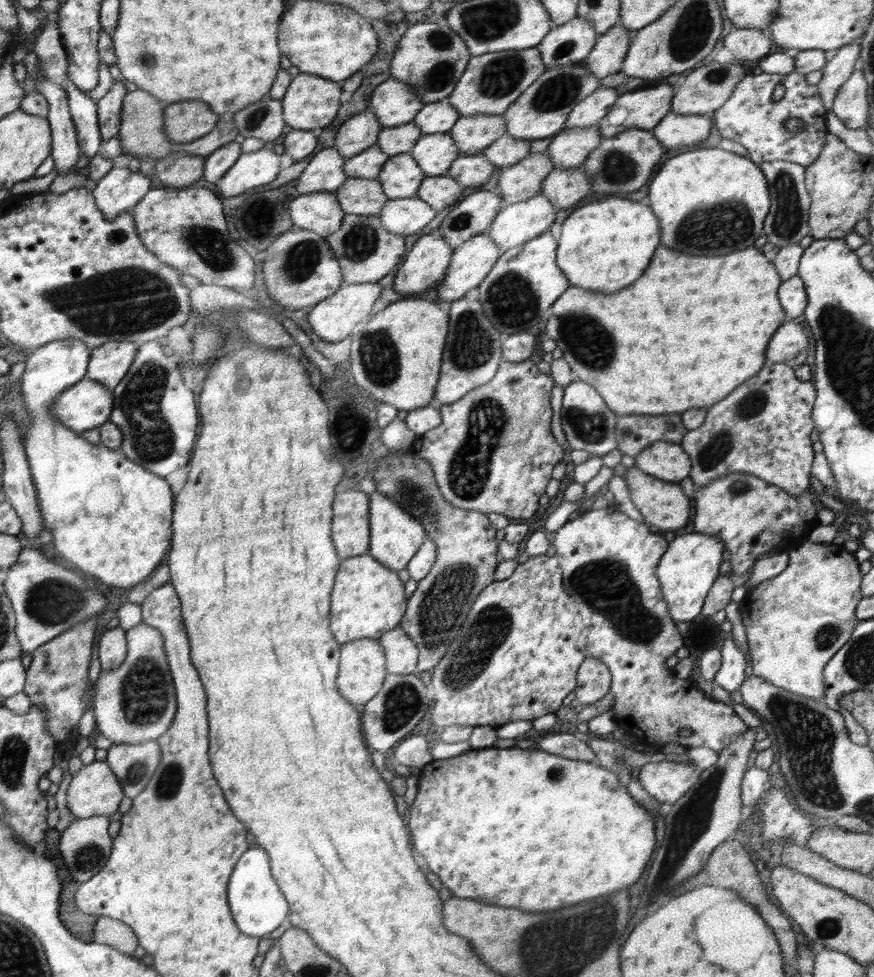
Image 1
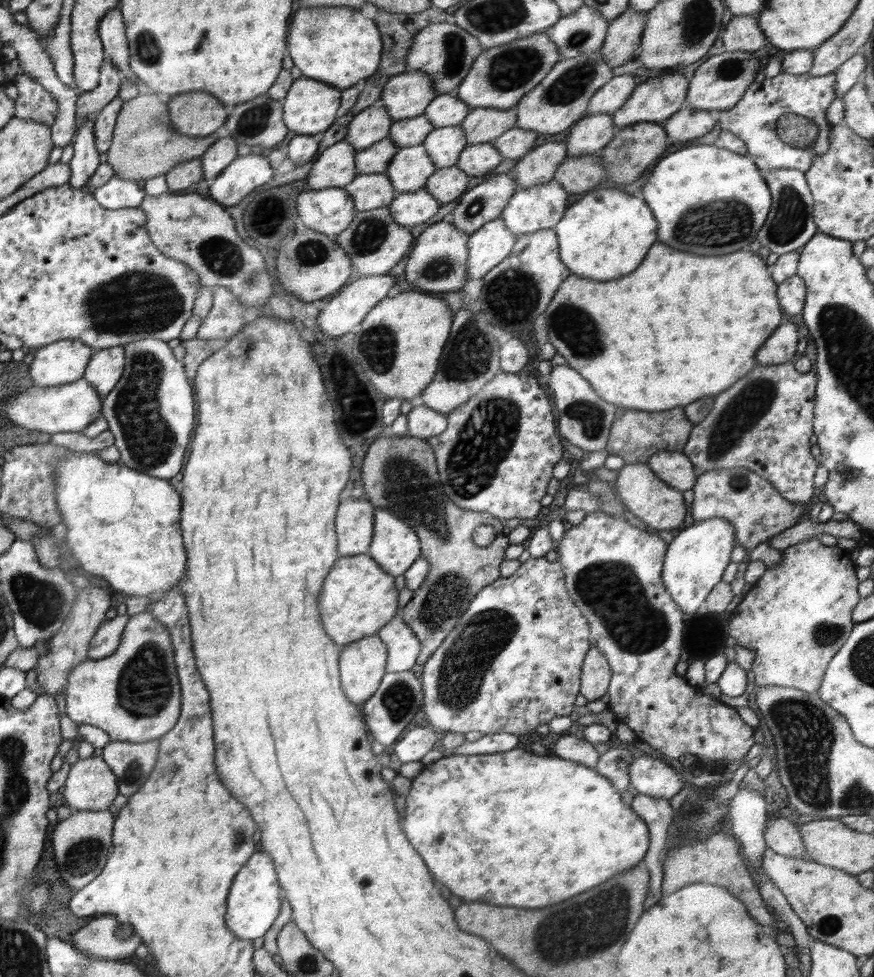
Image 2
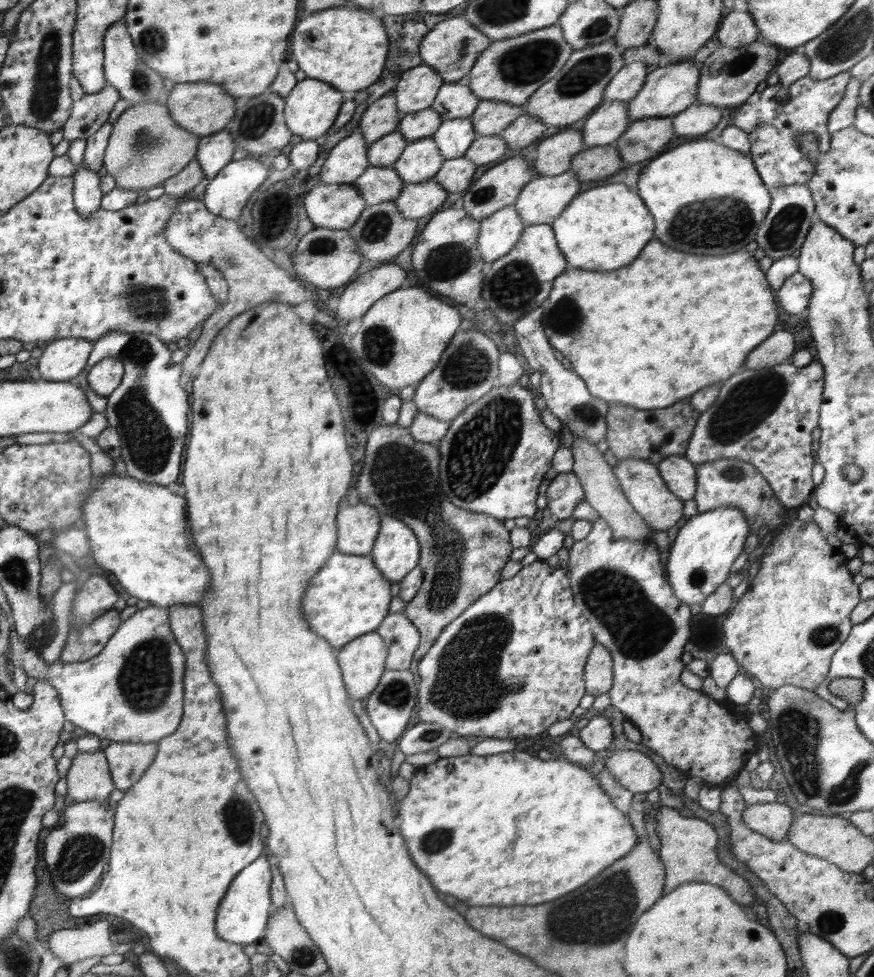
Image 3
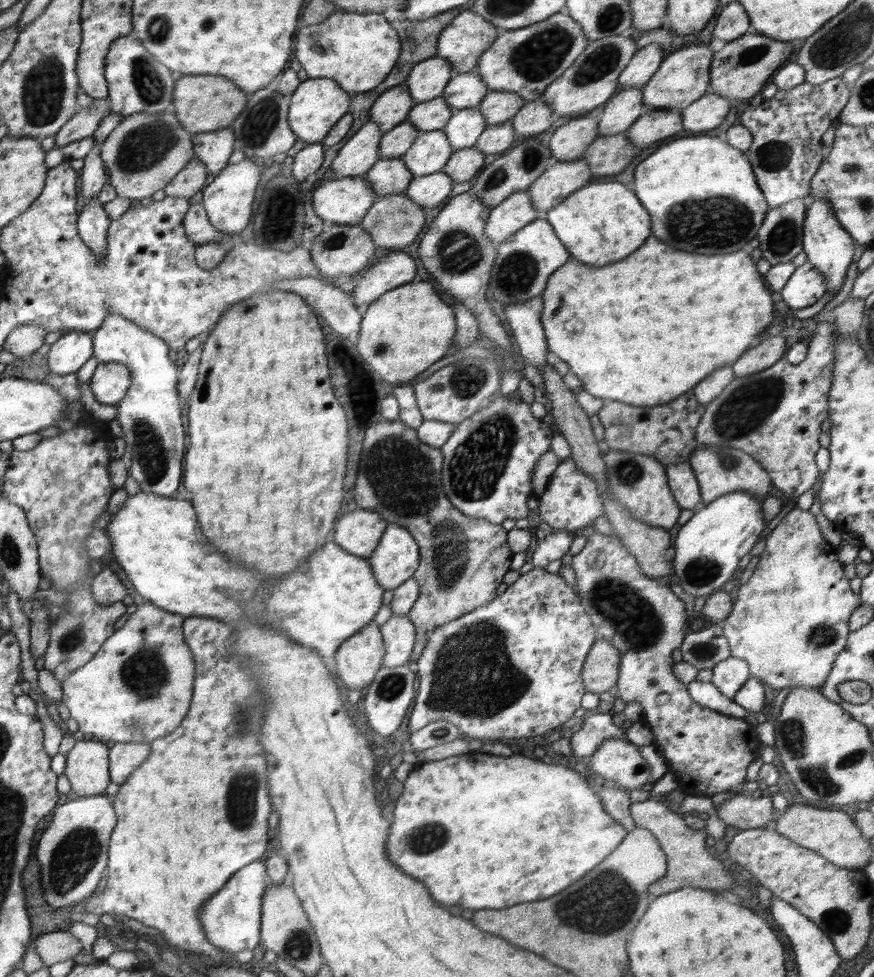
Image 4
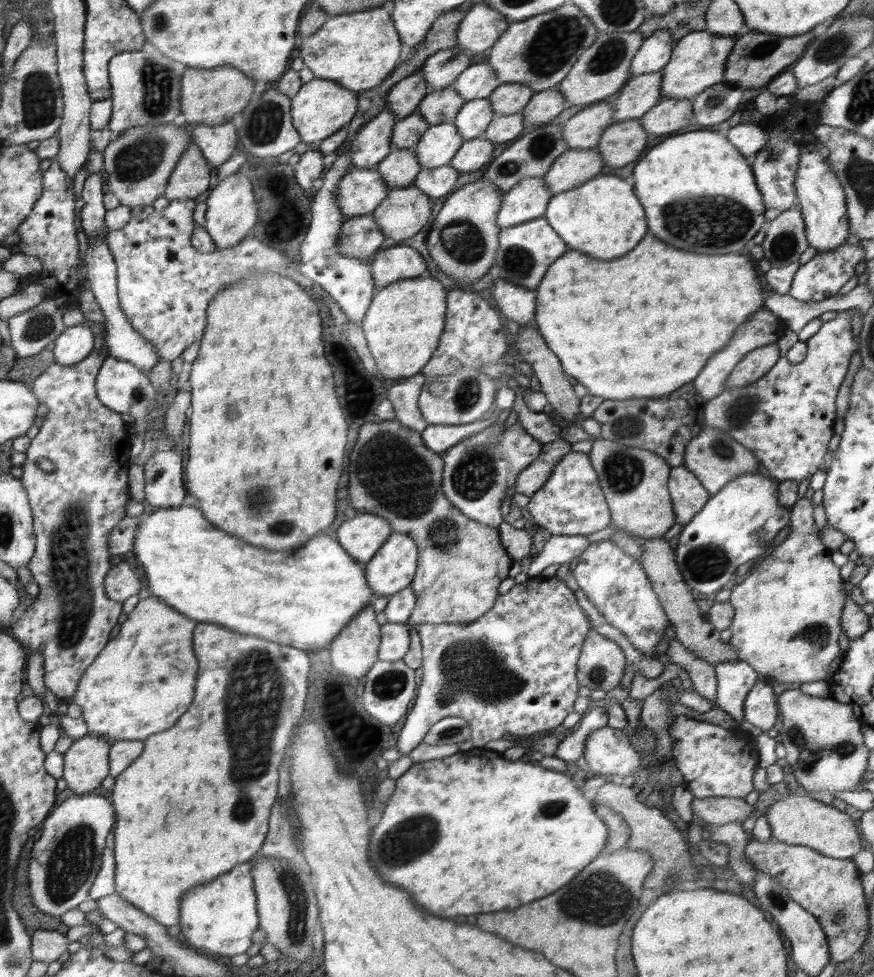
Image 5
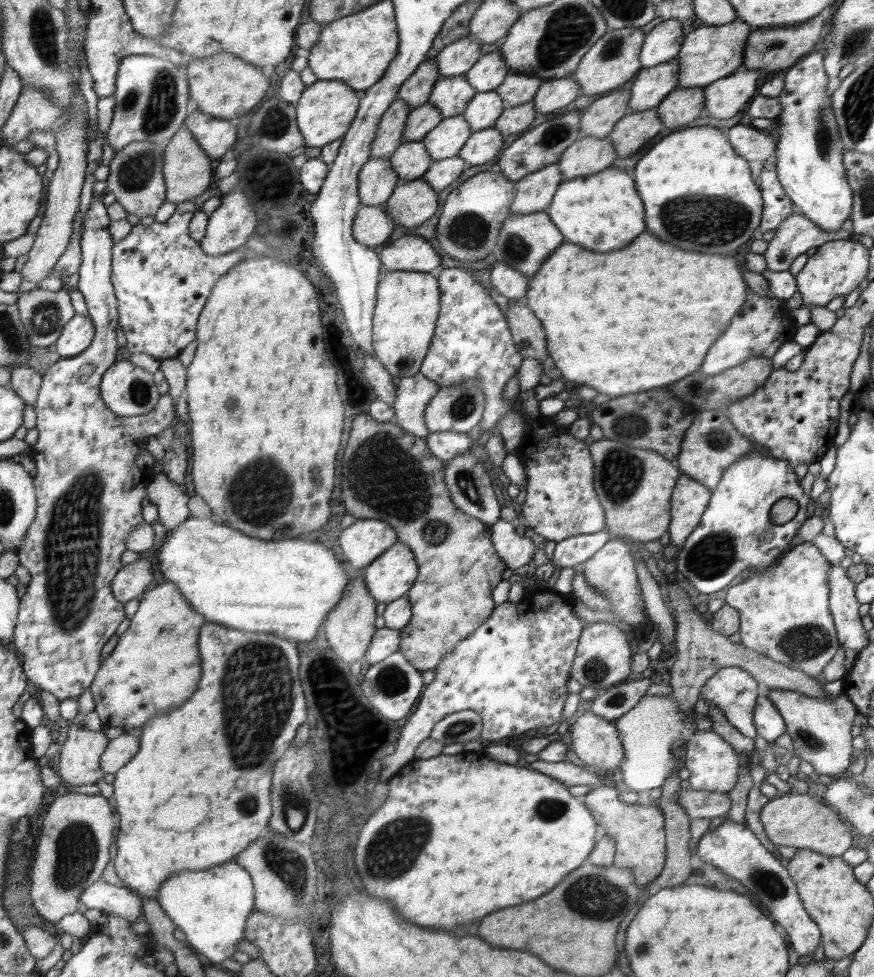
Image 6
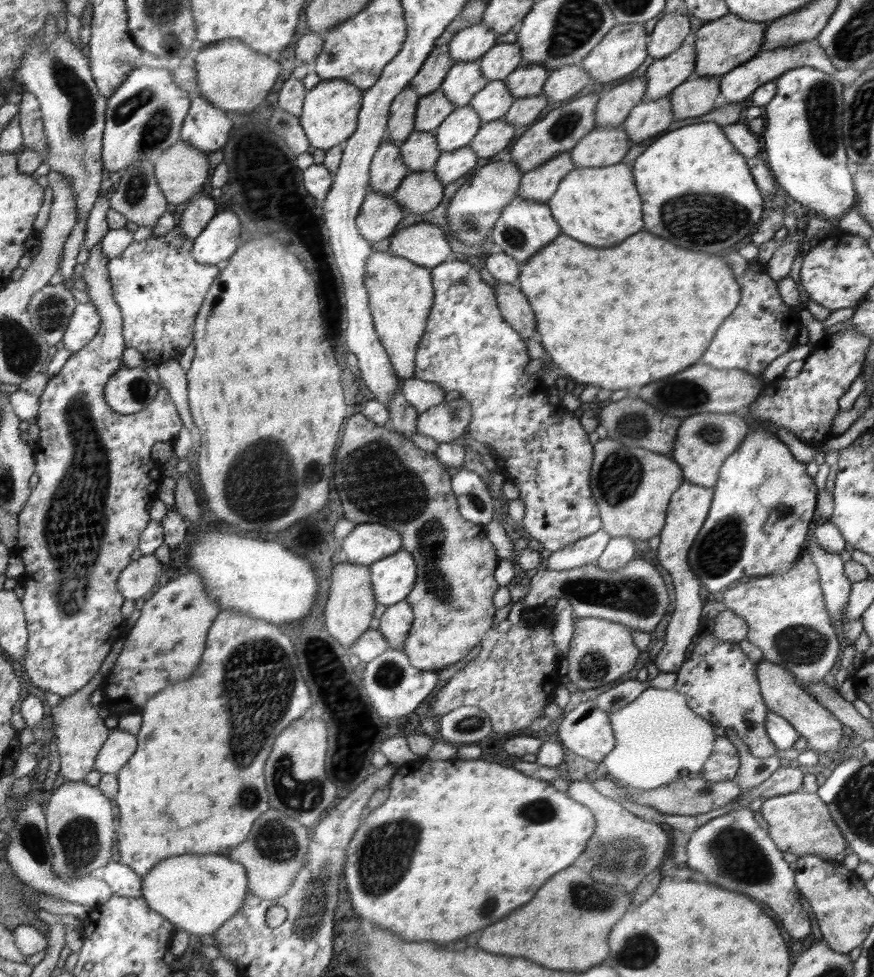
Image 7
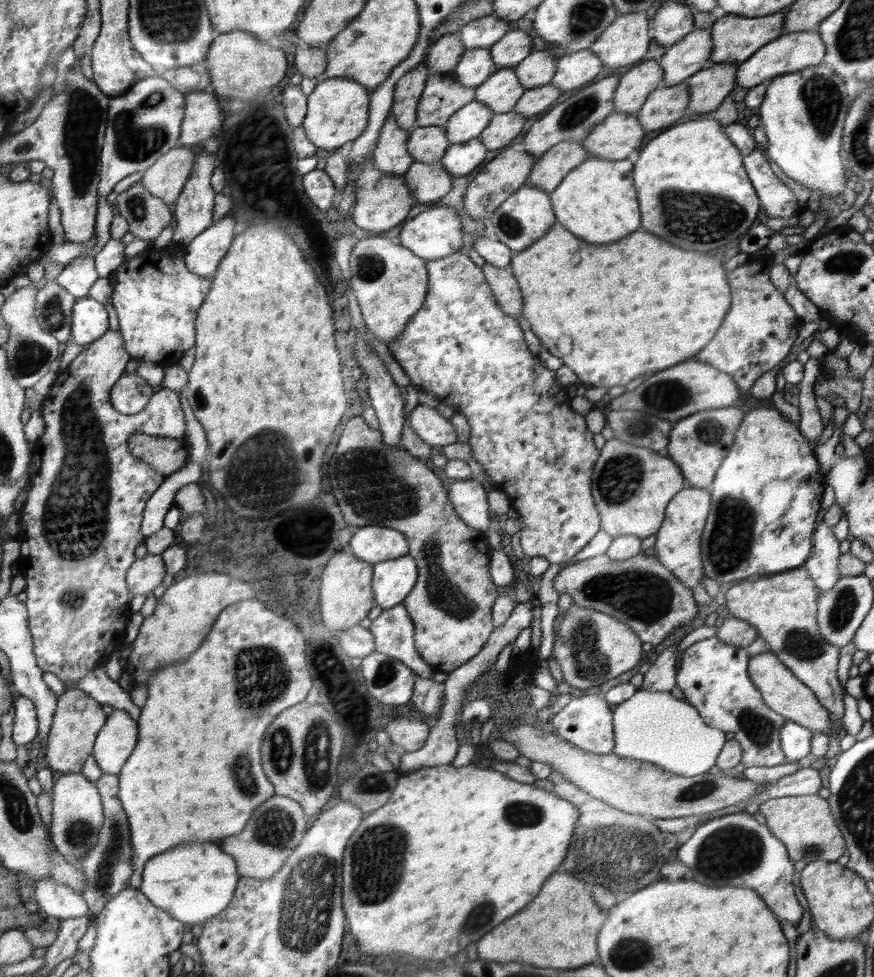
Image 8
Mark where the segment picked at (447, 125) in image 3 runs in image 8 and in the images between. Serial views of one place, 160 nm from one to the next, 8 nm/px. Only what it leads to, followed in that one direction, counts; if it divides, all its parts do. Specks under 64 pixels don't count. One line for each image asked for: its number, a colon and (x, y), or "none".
4: (463, 129)
5: (472, 120)
6: (483, 110)
7: (492, 102)
8: (501, 92)

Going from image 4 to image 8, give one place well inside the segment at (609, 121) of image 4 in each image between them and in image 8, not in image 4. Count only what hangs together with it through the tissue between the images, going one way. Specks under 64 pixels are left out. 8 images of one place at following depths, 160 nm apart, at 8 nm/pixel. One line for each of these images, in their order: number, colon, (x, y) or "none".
5: (640, 94)
6: (651, 86)
7: (665, 74)
8: (691, 54)

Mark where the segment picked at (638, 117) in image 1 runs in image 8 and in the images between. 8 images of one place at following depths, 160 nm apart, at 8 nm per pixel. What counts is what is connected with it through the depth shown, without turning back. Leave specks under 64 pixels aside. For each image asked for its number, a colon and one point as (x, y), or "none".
2: (656, 100)
3: (667, 91)
4: (684, 76)
5: (698, 60)
6: (709, 53)
7: (721, 45)
8: (735, 38)

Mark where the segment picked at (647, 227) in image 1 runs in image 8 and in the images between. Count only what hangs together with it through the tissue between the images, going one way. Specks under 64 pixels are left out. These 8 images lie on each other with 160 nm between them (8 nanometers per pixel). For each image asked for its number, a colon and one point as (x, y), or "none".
2: (606, 234)
3: (603, 228)
4: (602, 222)
5: (603, 217)
6: (602, 212)
7: (594, 205)
8: (596, 201)

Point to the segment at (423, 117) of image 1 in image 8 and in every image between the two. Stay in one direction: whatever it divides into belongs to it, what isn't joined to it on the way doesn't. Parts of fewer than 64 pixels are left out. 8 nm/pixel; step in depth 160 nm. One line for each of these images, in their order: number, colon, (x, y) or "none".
2: (445, 109)
3: (454, 100)
4: (467, 90)
5: (478, 81)
6: (490, 70)
7: (499, 62)
8: (508, 52)

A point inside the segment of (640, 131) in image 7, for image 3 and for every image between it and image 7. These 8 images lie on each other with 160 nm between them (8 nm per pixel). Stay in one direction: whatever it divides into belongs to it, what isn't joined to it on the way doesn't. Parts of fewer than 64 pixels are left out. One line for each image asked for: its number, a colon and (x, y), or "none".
3: (597, 163)
4: (610, 154)
5: (621, 143)
6: (630, 133)

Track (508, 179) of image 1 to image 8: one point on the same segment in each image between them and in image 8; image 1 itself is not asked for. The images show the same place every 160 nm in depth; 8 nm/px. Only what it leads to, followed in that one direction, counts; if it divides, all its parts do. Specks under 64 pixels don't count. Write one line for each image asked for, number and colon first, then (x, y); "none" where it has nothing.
2: (537, 167)
3: (554, 154)
4: (569, 142)
5: (583, 130)
6: (598, 120)
7: (617, 101)
8: (636, 83)

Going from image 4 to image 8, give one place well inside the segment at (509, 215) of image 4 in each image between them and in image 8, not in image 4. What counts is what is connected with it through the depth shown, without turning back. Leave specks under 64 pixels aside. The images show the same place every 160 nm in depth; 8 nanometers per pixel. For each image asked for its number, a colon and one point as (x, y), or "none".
5: (528, 200)
6: (533, 193)
7: (540, 184)
8: (553, 166)

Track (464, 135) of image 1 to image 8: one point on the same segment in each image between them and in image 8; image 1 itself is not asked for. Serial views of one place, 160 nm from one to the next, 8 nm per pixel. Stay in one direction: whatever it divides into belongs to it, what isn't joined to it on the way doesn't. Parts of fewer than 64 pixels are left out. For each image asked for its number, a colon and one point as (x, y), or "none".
2: (482, 125)
3: (491, 117)
4: (497, 107)
5: (509, 98)
6: (516, 90)
7: (528, 80)
8: (537, 69)

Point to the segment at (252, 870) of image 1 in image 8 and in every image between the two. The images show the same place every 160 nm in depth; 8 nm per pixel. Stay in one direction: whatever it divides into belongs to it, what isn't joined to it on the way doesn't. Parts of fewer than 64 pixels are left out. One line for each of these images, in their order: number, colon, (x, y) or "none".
2: (256, 902)
3: (244, 918)
4: (233, 918)
5: (220, 917)
6: (212, 907)
7: (199, 894)
8: (194, 883)

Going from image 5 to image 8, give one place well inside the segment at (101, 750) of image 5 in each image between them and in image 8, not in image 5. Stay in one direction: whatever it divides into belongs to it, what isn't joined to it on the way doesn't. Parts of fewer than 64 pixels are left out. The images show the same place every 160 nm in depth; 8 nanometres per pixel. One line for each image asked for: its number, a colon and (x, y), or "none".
6: (79, 764)
7: (79, 733)
8: (78, 717)

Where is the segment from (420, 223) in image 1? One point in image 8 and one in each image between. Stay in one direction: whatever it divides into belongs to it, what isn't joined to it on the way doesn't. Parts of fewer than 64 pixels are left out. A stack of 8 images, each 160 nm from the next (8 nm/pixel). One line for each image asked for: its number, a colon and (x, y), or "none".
2: (409, 209)
3: (417, 200)
4: (428, 191)
5: (437, 182)
6: (443, 173)
7: (451, 166)
8: (460, 159)

